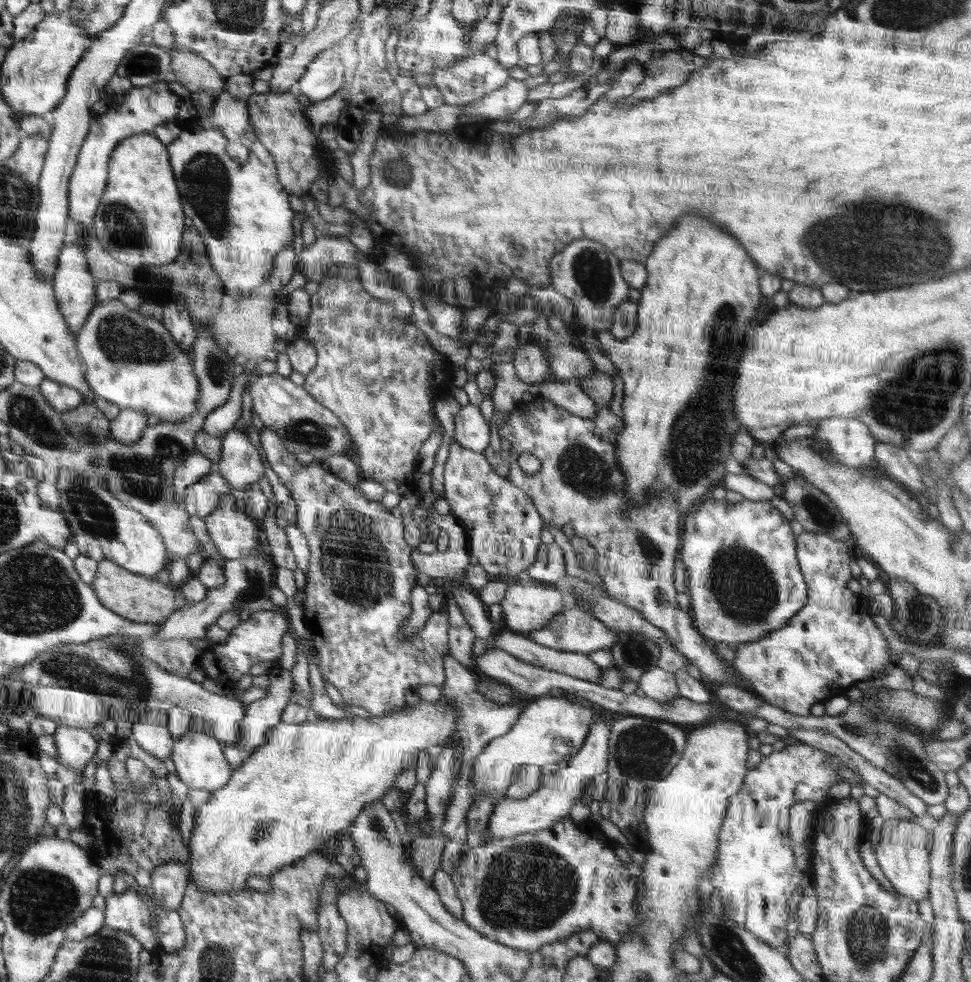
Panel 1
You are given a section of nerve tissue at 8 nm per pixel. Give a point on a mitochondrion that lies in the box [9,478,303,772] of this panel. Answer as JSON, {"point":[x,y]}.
{"point":[122,674]}

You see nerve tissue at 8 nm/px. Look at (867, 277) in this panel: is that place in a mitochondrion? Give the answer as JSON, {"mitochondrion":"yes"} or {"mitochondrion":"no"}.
{"mitochondrion":"yes"}

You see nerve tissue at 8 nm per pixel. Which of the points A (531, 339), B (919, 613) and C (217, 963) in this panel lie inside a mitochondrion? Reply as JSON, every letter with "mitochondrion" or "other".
{"A":"other","B":"mitochondrion","C":"mitochondrion"}

